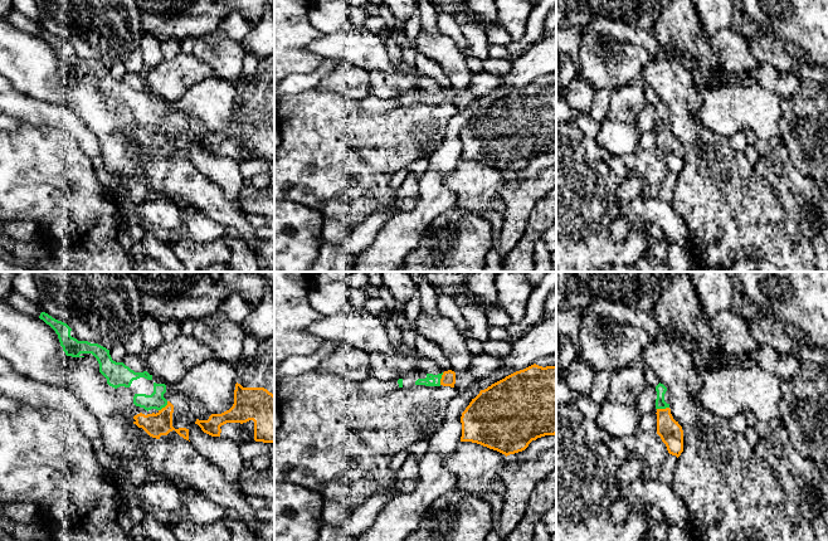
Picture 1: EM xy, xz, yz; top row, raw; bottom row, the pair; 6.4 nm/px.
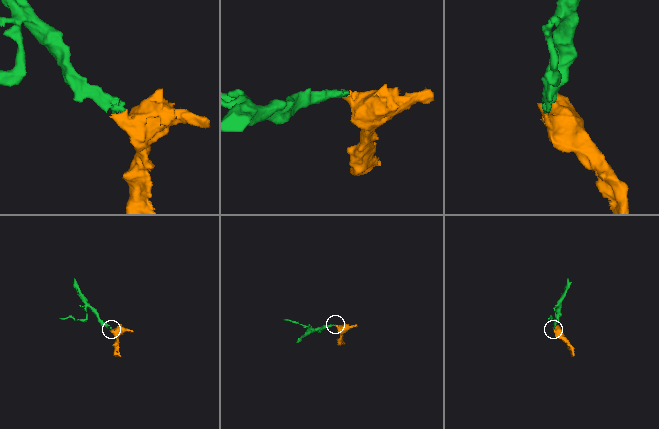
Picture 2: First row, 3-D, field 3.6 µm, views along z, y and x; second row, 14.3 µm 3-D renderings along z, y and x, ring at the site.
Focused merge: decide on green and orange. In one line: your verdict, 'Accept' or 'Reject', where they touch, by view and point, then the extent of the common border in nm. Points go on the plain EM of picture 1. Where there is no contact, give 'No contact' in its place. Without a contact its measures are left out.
Accept. Touches green at xz (441, 96). Shared border 80 nm

